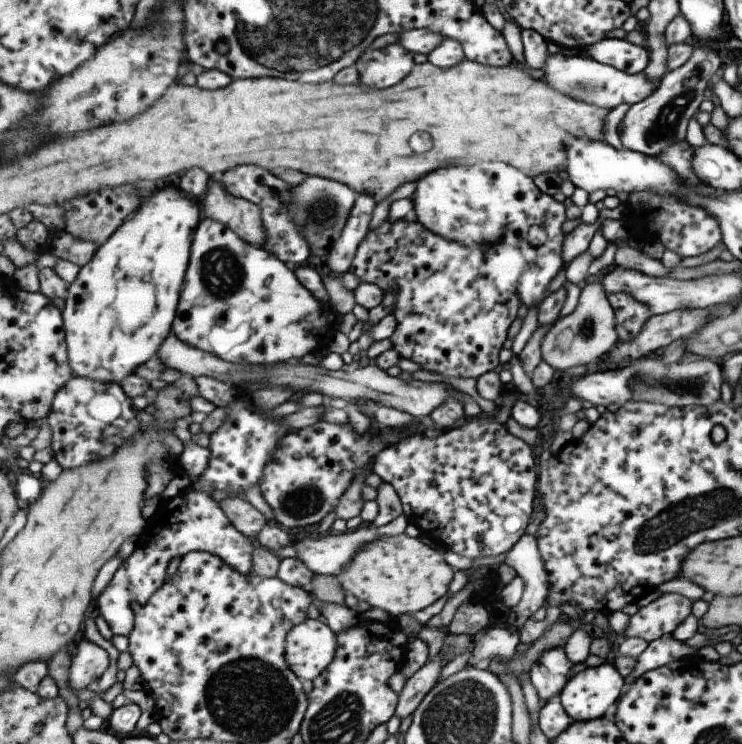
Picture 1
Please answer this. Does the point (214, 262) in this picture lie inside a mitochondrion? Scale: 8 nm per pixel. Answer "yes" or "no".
yes

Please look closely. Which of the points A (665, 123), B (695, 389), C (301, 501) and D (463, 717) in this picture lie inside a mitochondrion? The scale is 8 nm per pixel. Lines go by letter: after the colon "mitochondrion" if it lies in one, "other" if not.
A: mitochondrion
B: mitochondrion
C: mitochondrion
D: mitochondrion

